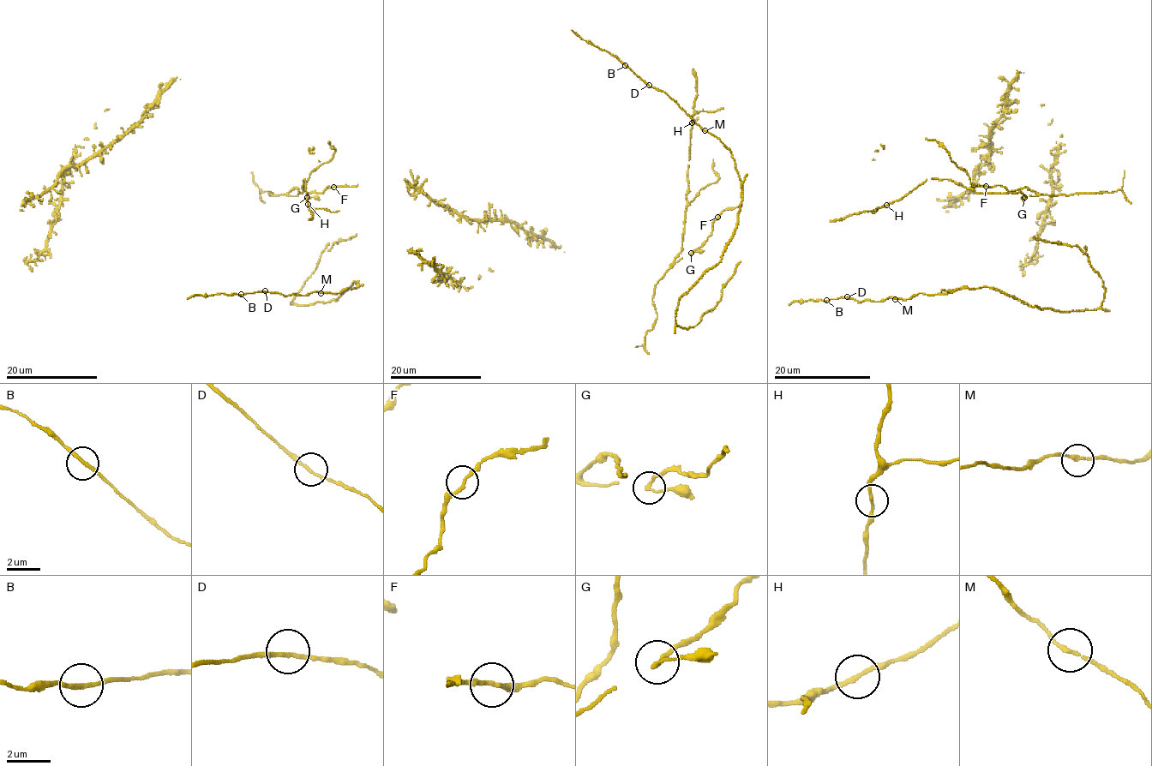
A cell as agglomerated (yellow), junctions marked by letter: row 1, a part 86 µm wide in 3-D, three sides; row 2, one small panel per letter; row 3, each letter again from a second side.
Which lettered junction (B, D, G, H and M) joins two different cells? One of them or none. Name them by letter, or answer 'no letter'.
G

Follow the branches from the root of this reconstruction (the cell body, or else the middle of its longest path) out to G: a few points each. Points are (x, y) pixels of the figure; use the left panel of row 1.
G: (319, 200), (307, 197)

